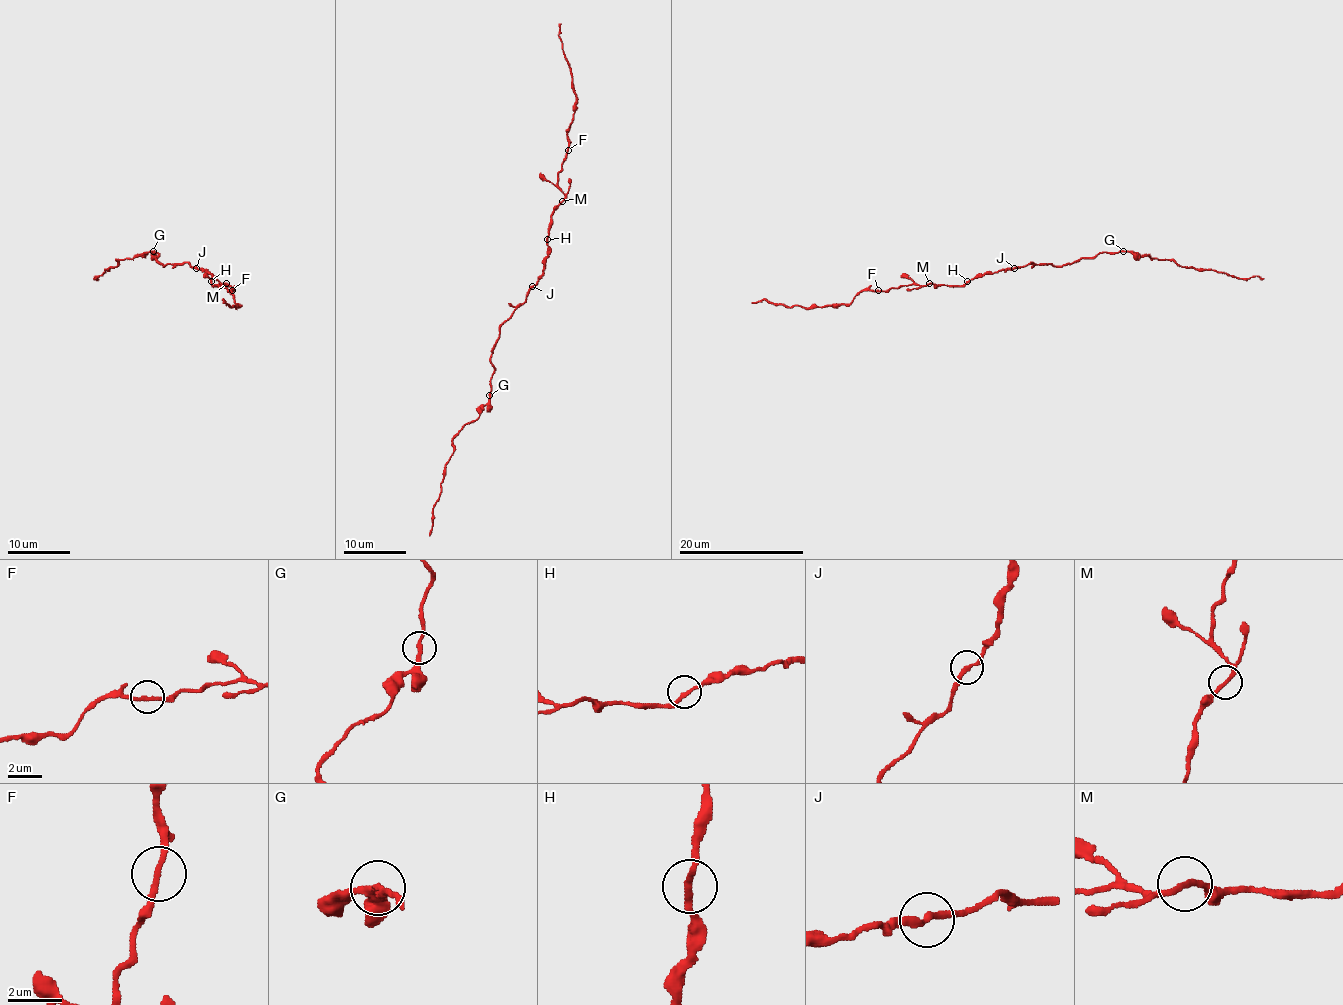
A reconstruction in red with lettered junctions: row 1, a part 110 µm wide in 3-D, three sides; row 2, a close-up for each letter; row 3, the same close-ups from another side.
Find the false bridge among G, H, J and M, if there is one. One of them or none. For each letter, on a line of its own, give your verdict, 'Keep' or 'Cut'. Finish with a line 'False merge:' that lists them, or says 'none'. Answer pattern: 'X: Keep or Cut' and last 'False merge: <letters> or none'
G: Keep
H: Keep
J: Keep
M: Keep
False merge: none

